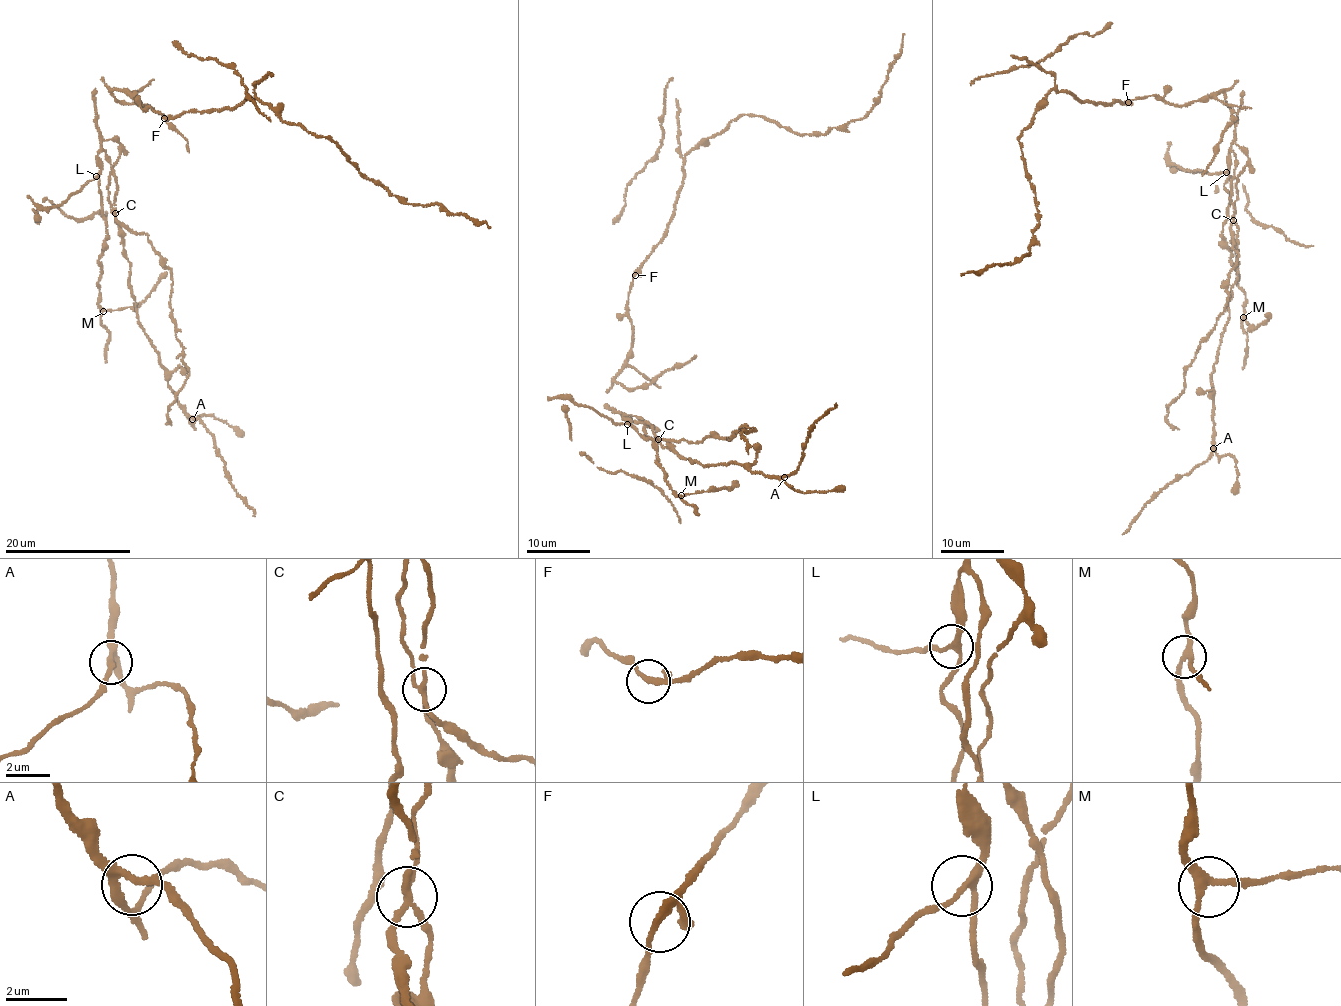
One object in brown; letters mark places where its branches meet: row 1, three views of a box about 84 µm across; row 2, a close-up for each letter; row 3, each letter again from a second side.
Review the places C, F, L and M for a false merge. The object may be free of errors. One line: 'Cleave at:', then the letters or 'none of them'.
Cleave at: none of them

